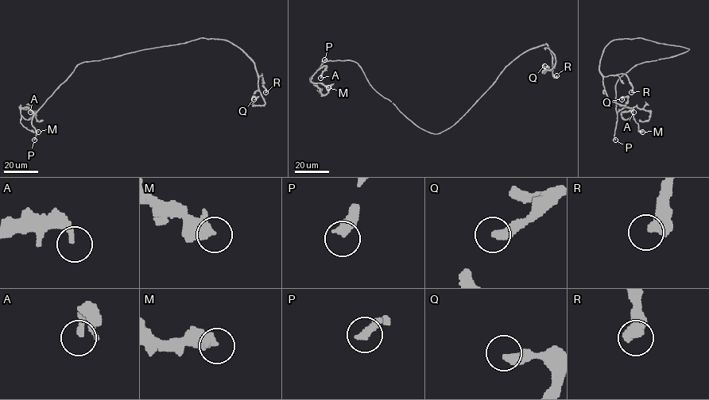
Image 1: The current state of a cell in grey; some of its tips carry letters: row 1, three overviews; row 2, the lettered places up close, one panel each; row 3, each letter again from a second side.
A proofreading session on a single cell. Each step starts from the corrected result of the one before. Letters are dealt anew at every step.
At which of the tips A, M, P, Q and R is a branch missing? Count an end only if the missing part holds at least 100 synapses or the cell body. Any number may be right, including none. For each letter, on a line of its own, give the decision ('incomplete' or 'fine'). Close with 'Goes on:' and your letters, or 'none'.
A: fine
M: fine
P: fine
Q: fine
R: fine
Goes on: none

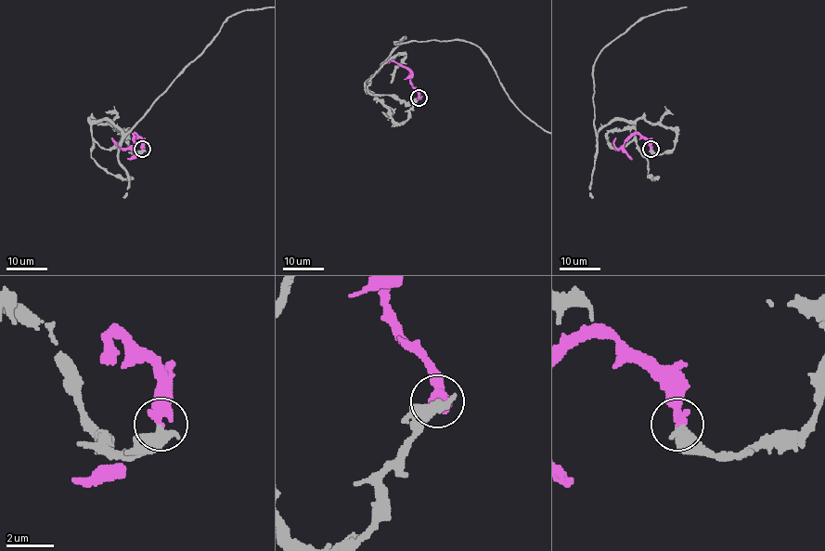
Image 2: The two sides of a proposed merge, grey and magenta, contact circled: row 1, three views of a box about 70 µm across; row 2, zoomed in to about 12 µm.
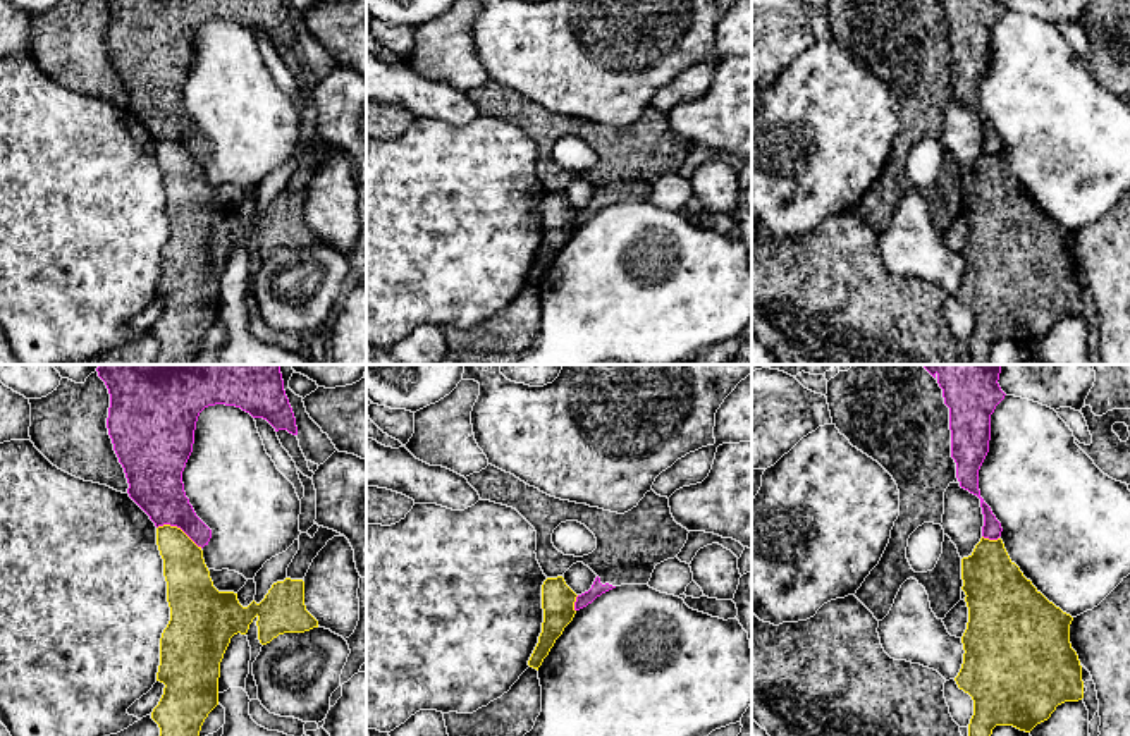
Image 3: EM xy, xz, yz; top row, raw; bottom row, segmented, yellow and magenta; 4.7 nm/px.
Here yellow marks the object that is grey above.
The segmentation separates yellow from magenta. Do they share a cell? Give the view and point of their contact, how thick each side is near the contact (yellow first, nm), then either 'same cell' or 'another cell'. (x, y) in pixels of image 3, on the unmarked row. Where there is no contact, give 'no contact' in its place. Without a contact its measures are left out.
contact xy (179, 143); calibres 200 and 260 nm; another cell

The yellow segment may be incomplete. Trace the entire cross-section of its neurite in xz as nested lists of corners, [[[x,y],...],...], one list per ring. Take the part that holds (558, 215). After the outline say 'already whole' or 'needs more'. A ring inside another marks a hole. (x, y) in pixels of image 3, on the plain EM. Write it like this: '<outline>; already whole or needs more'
[[[562,191],[547,193],[542,199],[542,224],[544,237],[538,258],[528,275],[528,280],[537,284],[549,270],[556,255],[562,249],[564,242],[573,236],[576,225],[576,208],[566,199]]]; already whole

